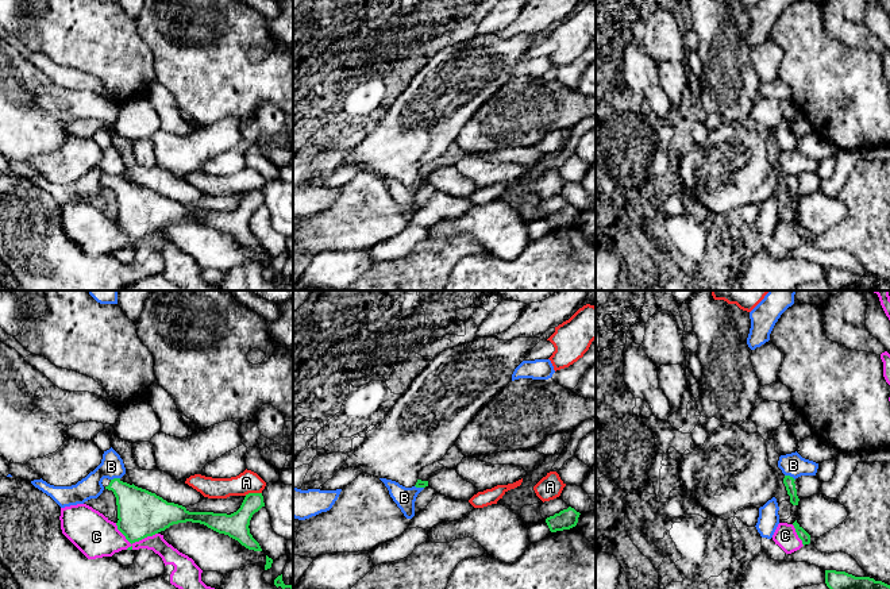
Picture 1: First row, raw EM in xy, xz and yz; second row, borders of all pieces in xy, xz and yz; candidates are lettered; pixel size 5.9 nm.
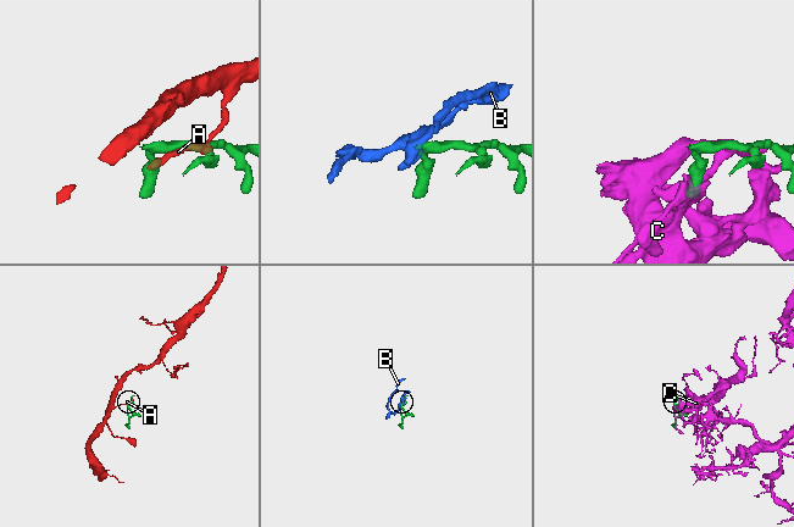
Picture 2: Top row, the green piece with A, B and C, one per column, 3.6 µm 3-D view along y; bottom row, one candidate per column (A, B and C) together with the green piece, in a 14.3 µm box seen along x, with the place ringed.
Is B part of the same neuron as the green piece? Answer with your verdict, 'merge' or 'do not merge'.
do not merge

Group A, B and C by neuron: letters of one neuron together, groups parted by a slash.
A / B / C

